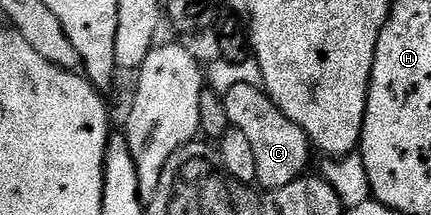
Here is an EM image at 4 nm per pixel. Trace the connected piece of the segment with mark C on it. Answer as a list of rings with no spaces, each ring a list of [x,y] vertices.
[[[237,82],[229,91],[224,91],[223,101],[227,108],[227,120],[232,129],[243,132],[243,136],[247,136],[251,149],[255,151],[255,172],[257,173],[256,185],[262,186],[262,191],[278,190],[287,184],[291,184],[297,178],[302,177],[306,173],[305,170],[309,166],[309,150],[311,151],[311,143],[309,137],[303,132],[303,128],[299,128],[299,124],[295,124],[283,113],[280,108],[270,100],[268,94],[260,85],[252,86],[249,82]]]

